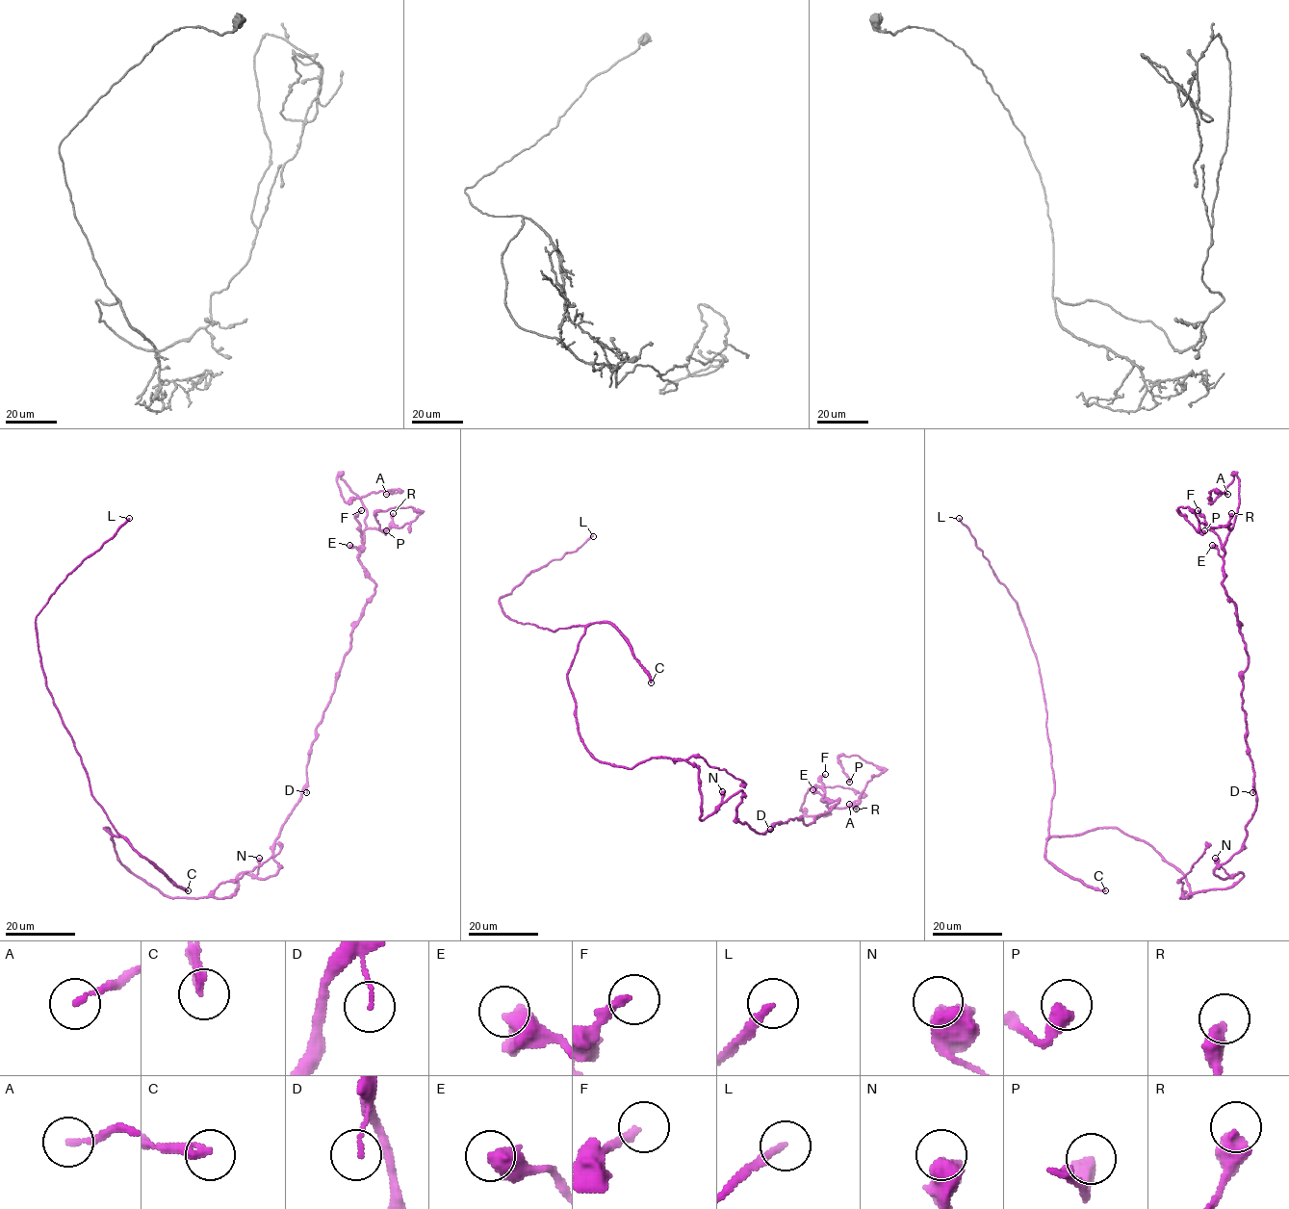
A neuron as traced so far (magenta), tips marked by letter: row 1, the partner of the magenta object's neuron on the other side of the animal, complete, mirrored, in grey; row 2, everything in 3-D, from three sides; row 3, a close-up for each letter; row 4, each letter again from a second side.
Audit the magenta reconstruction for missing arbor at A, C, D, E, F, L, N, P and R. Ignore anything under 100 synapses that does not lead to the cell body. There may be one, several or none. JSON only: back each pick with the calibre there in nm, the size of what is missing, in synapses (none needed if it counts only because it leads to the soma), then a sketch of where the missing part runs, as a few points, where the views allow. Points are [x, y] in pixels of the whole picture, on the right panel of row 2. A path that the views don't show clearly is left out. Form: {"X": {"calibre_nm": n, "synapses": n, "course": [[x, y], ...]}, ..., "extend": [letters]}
{"C": {"calibre_nm": 240, "synapses": 150}, "L": {"calibre_nm": 200}, "extend": ["C", "L"]}

